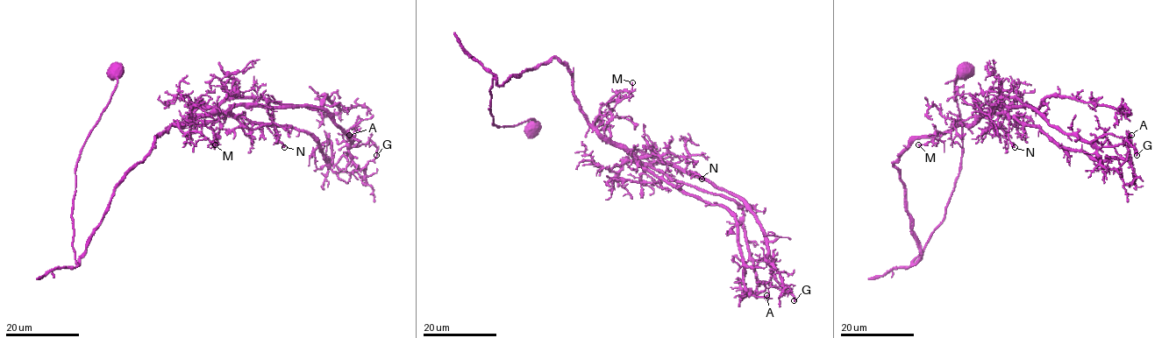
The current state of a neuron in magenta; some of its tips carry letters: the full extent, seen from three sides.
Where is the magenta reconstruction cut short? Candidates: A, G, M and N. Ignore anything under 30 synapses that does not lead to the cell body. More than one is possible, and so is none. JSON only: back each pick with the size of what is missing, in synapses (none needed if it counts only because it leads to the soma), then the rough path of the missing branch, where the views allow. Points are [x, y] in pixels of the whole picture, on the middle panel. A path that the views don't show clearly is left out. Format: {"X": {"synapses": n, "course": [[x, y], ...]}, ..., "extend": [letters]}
{"extend": []}

